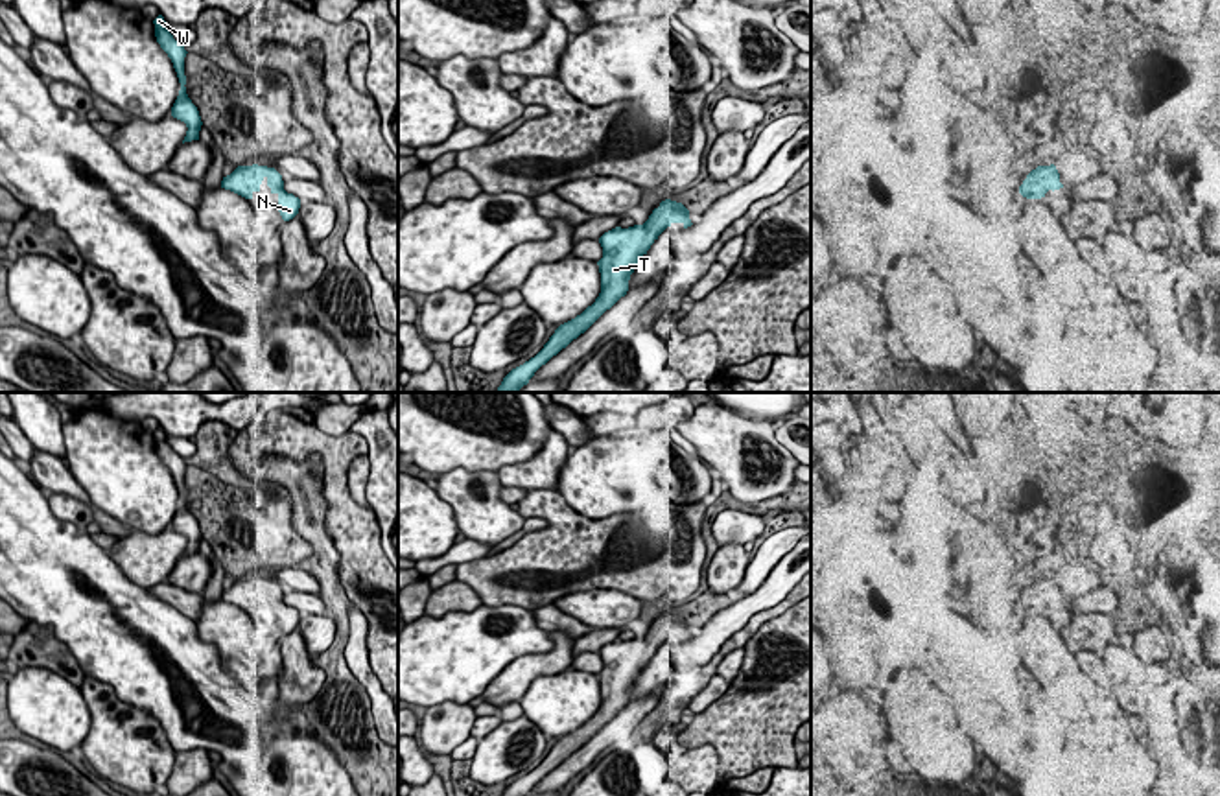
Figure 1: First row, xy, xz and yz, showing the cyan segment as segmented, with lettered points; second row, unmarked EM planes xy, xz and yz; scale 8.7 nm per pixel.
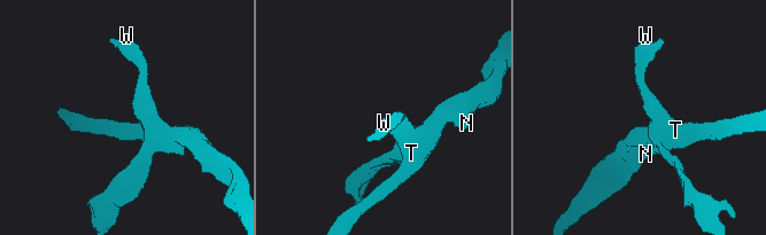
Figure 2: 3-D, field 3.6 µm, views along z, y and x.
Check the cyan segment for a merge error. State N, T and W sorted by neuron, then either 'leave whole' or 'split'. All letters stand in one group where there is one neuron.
N T W; leave whole

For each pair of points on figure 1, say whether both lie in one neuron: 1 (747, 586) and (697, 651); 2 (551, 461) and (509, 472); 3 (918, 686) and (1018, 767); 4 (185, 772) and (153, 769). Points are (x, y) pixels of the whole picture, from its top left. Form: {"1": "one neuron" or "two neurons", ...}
{"1": "two neurons", "2": "one neuron", "3": "two neurons", "4": "two neurons"}

